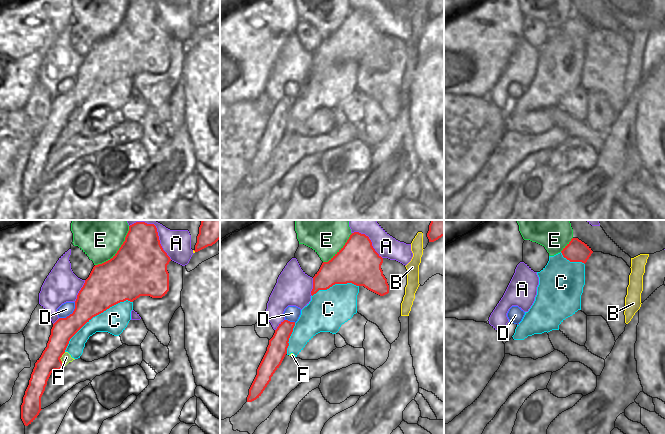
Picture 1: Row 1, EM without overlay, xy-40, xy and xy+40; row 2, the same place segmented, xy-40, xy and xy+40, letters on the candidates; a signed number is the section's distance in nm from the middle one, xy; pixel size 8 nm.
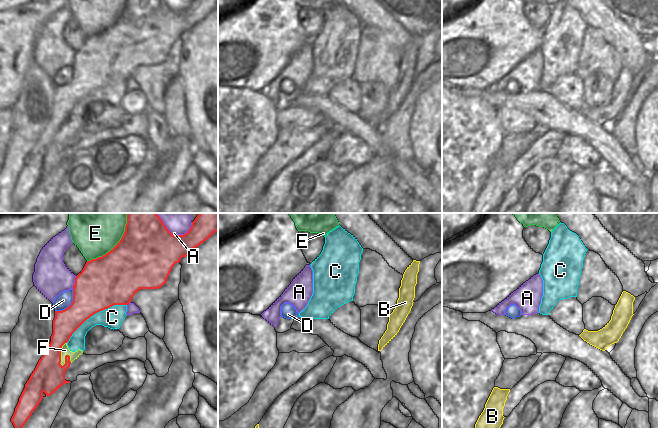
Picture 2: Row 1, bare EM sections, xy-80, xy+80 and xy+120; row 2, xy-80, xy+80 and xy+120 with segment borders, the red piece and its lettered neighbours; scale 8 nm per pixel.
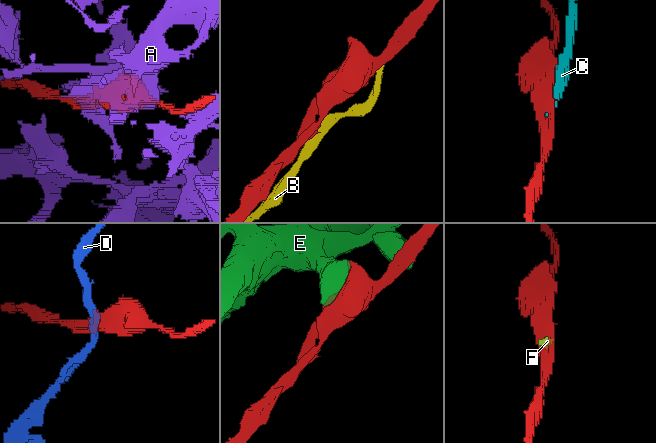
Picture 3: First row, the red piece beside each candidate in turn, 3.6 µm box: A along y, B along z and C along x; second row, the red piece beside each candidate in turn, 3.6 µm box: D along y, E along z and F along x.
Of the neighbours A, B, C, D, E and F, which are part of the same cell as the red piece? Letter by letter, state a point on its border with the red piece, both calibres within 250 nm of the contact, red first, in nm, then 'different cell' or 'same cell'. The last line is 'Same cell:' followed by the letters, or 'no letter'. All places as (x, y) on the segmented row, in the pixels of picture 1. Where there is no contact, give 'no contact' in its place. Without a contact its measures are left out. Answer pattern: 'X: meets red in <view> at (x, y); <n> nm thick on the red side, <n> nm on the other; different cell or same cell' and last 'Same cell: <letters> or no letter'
A: meets red in xy at (370, 240); 340 nm thick on the red side, 200 nm on the other; different cell
B: no contact; different cell
C: meets red in xy-40 at (95, 315); 320 nm thick on the red side, 220 nm on the other; different cell
D: meets red in xy-40 at (70, 314); 260 nm thick on the red side, 100 nm on the other; different cell
E: meets red in xy-40 at (118, 250); 440 nm thick on the red side, 440 nm on the other; different cell
F: meets red in xy-40 at (60, 359); 180 nm thick on the red side, 80 nm on the other; different cell
Same cell: no letter

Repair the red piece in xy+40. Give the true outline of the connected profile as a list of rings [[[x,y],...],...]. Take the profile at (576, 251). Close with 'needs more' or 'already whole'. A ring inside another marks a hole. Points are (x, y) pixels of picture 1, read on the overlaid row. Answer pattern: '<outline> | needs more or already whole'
[[[572,238],[571,241],[563,248],[561,253],[563,257],[570,262],[582,262],[585,264],[593,251],[587,244],[578,238]]] | already whole

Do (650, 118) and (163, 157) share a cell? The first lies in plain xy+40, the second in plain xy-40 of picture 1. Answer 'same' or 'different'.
different

